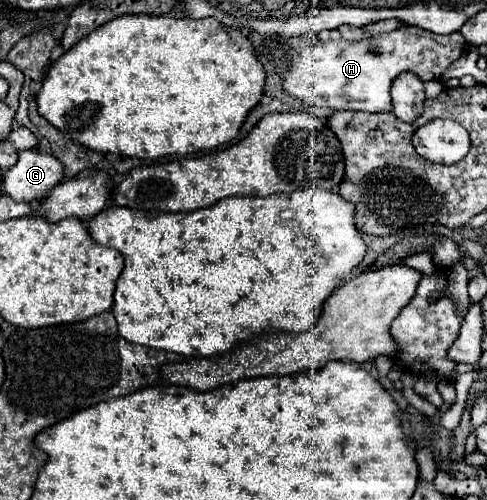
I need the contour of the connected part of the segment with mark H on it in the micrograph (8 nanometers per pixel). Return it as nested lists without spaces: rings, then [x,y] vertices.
[[[410,25],[366,41],[316,41],[302,51],[284,79],[284,89],[296,99],[316,107],[388,113],[392,109],[390,85],[400,73],[414,73],[422,81],[436,81],[464,51],[466,41],[458,31],[434,35]]]

